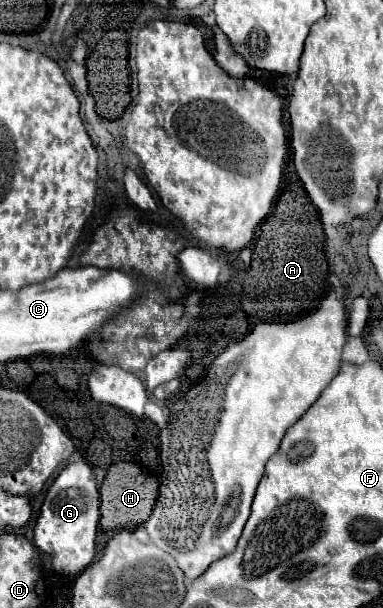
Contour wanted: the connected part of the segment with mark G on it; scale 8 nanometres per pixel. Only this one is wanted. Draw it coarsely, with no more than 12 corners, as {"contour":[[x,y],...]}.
{"contour":[[85,461],[49,487],[35,545],[61,575],[95,557],[99,489]]}

